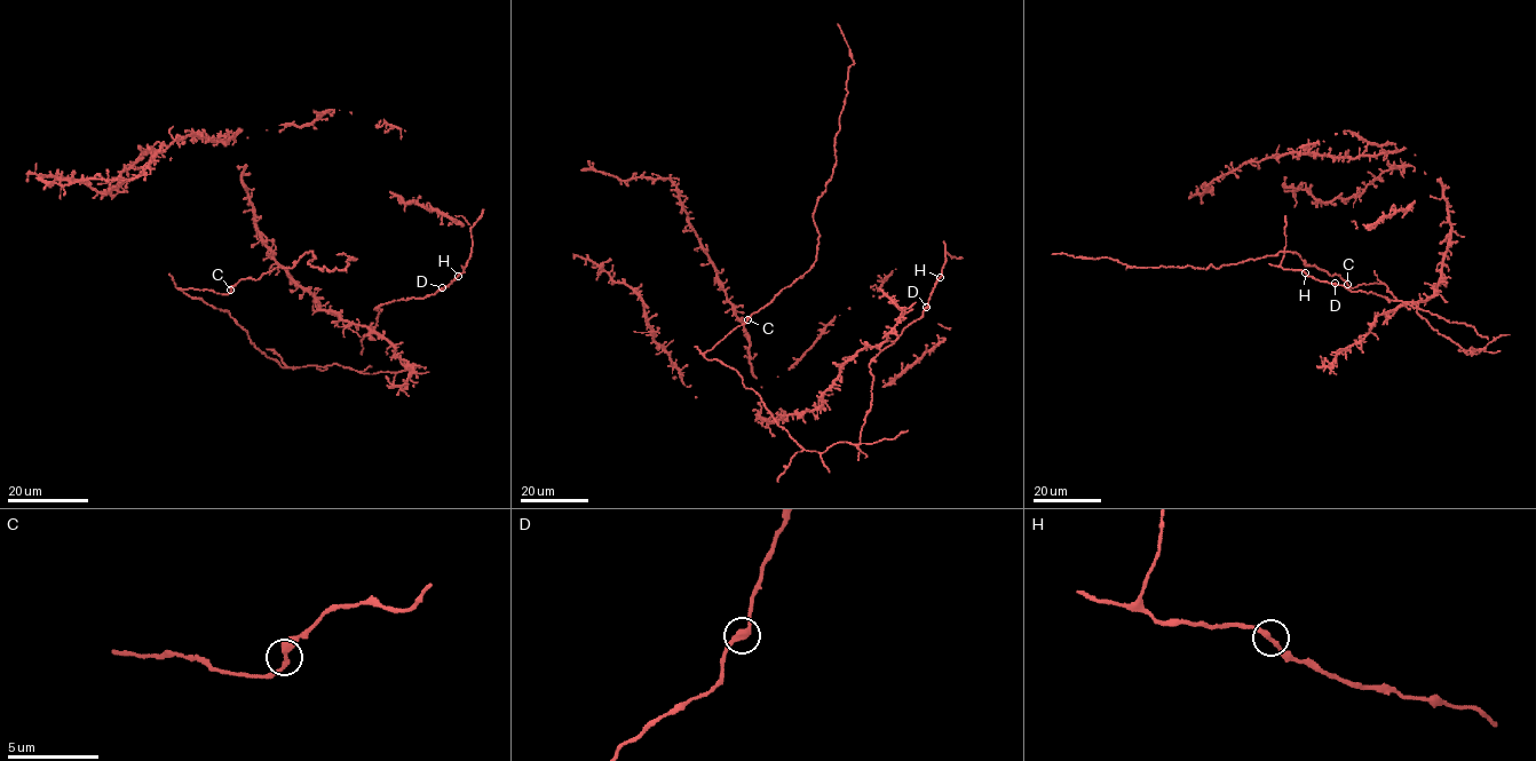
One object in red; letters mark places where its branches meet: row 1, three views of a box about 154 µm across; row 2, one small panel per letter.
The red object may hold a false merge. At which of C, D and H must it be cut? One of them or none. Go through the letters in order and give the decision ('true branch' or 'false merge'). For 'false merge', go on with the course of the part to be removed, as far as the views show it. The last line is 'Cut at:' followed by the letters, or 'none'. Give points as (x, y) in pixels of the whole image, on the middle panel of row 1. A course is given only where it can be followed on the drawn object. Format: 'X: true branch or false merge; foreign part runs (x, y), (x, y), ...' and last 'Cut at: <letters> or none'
C: true branch
D: true branch
H: true branch
Cut at: none

